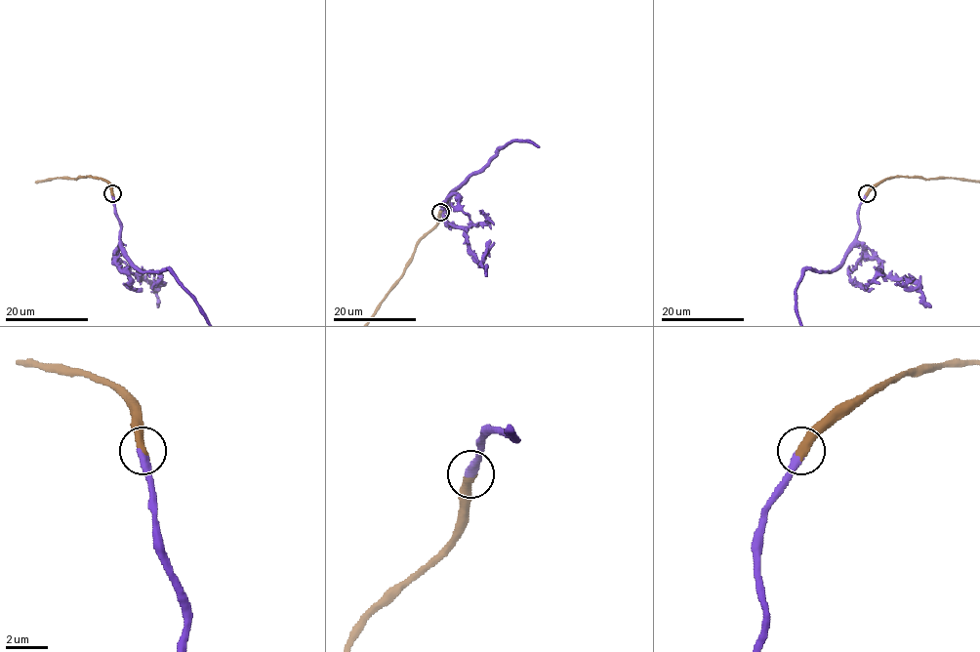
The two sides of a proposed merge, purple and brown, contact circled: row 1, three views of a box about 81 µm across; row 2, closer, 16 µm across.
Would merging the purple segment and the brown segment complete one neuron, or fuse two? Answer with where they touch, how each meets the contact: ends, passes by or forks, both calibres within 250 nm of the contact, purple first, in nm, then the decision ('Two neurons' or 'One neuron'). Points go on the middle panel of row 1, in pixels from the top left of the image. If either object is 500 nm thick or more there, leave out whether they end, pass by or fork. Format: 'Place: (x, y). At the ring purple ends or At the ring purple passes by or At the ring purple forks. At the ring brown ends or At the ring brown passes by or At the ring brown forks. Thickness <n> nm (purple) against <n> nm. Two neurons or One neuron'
Place: (440, 212). At the ring purple ends. At the ring brown ends. Thickness 400 nm (purple) against 480 nm. One neuron

